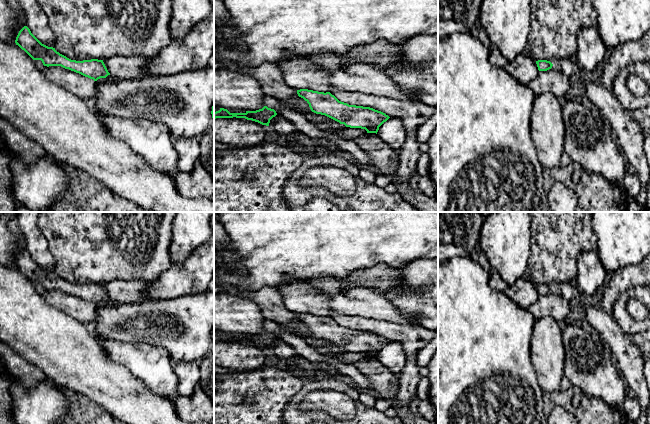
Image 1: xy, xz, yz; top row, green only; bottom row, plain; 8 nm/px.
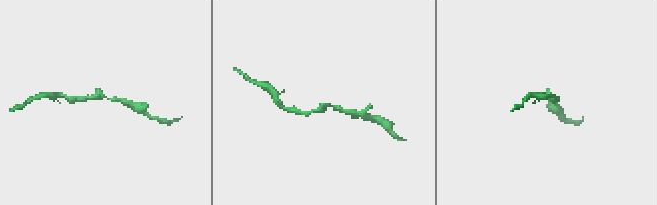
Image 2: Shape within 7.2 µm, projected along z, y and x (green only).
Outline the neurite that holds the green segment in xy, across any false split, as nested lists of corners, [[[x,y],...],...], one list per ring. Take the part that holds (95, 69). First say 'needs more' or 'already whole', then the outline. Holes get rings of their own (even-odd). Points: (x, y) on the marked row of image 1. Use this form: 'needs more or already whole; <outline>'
already whole; [[[27,26],[19,31],[15,43],[33,60],[41,60],[44,66],[61,66],[94,81],[110,75],[103,60],[71,60],[57,52],[55,48],[42,44]]]

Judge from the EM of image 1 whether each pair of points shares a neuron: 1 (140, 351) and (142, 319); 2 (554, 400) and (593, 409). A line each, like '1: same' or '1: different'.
1: different
2: same

